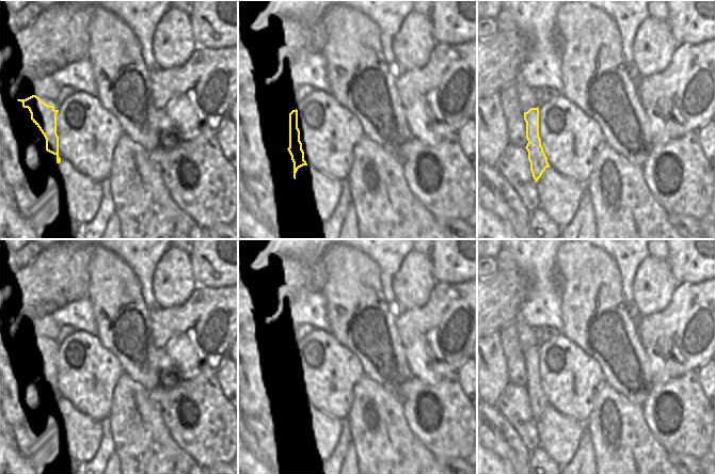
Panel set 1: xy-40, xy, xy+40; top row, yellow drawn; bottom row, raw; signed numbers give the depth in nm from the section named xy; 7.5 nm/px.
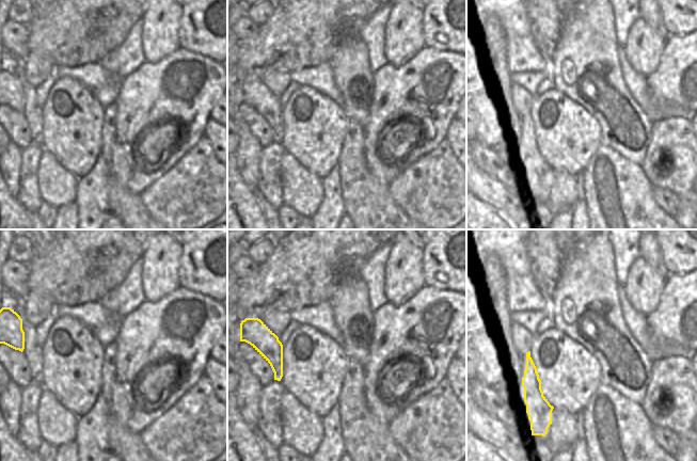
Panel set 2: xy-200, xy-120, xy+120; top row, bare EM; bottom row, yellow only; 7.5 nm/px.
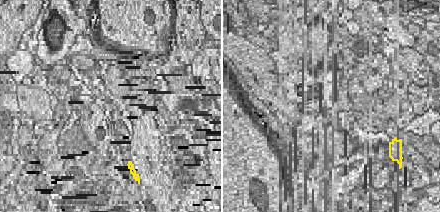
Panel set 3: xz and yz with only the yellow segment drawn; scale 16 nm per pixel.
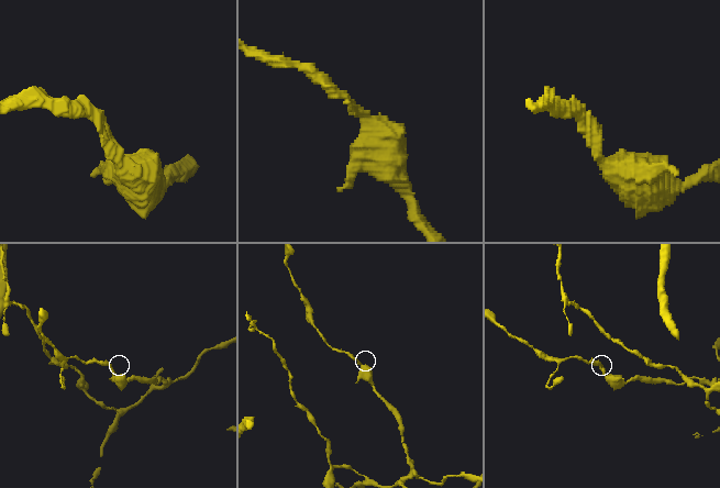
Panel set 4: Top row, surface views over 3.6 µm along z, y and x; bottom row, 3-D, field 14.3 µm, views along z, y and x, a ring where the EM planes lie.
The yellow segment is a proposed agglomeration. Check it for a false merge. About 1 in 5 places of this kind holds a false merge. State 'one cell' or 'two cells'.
one cell

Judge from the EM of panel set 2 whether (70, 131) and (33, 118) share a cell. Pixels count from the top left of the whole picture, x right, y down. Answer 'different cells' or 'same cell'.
different cells

